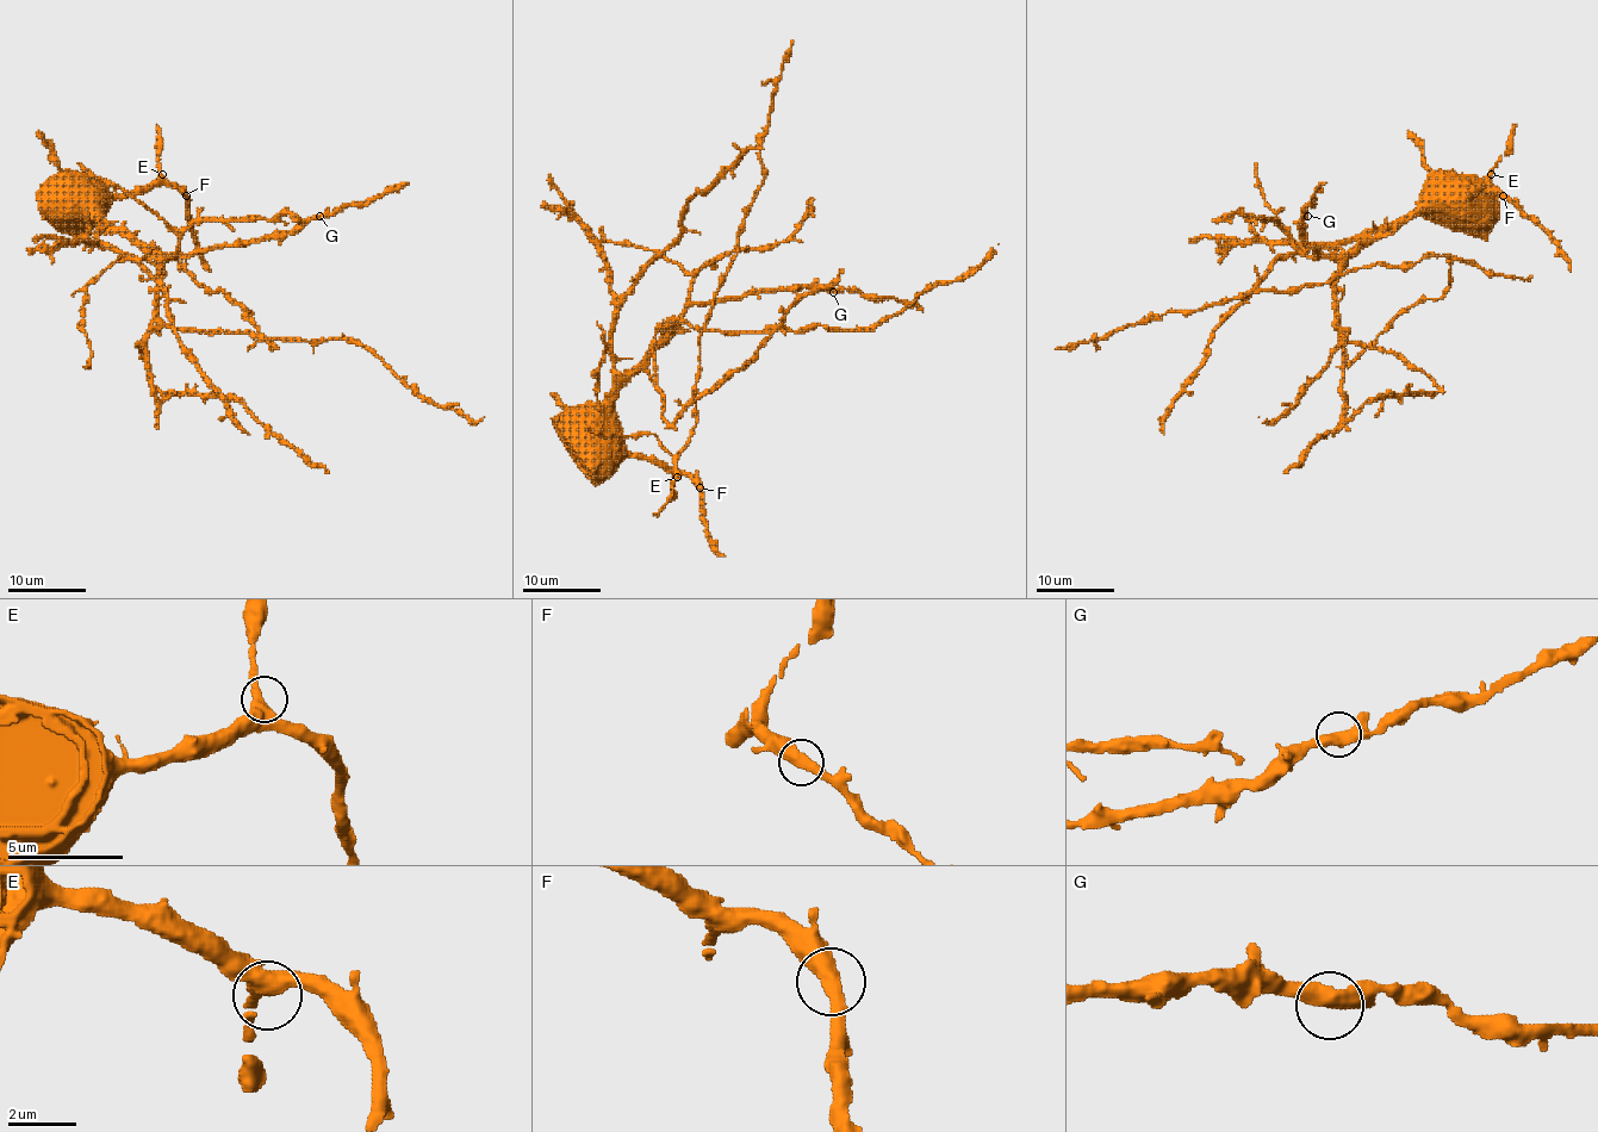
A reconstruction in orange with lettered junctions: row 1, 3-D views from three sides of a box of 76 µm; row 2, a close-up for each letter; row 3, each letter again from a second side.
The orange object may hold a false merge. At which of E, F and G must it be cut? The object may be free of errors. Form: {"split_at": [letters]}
{"split_at": []}

